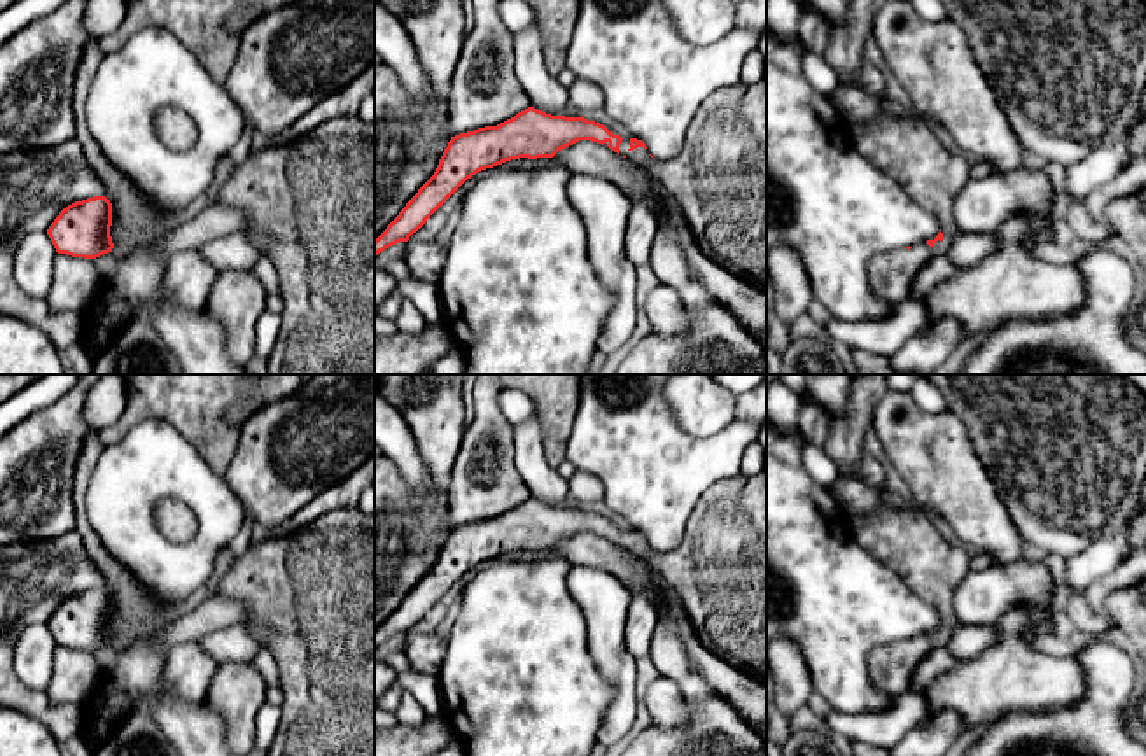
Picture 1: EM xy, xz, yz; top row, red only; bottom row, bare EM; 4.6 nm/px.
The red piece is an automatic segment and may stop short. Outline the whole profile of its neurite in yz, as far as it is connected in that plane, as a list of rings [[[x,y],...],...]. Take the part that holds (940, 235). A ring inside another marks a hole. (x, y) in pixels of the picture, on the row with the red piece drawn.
[[[915,112],[854,124],[849,135],[856,150],[898,180],[940,226],[934,240],[878,254],[868,262],[868,278],[875,294],[896,304],[910,296],[912,284],[927,261],[945,256],[961,233],[952,210],[955,198],[971,180],[973,159],[962,152],[950,152]]]

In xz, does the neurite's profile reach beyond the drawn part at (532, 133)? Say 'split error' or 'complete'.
split error

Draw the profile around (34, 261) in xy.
[[[33,231],[19,242],[14,254],[14,278],[24,294],[47,296],[56,254],[47,231]]]

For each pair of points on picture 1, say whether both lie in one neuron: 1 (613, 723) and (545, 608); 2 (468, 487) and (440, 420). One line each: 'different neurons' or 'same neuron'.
1: different neurons
2: different neurons

